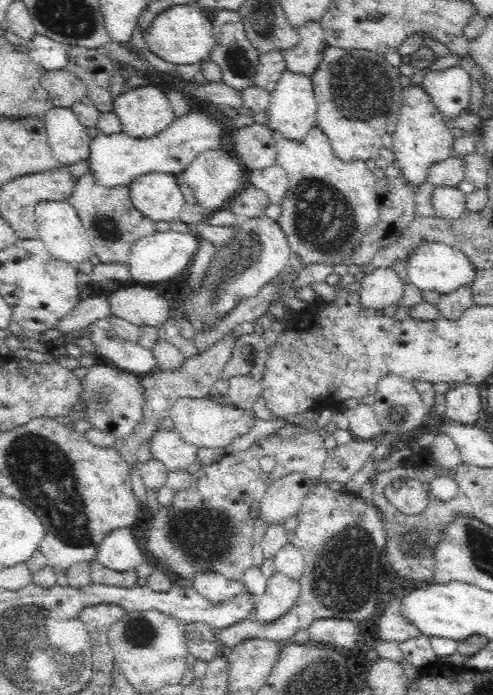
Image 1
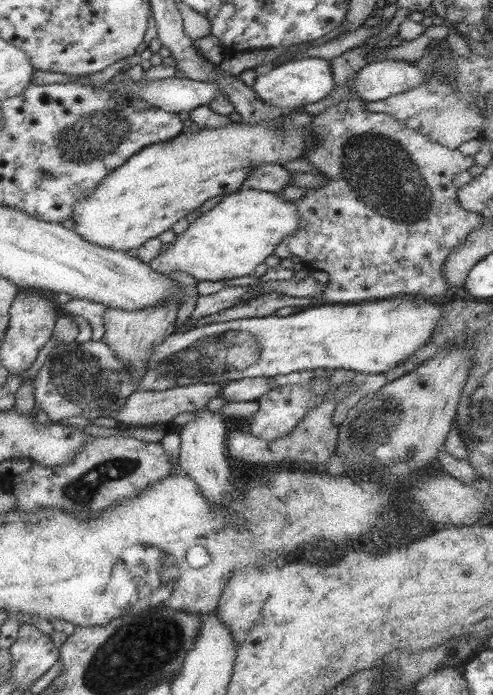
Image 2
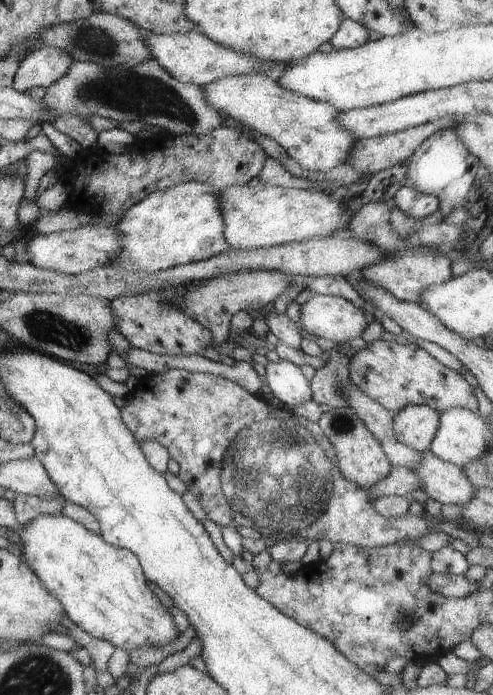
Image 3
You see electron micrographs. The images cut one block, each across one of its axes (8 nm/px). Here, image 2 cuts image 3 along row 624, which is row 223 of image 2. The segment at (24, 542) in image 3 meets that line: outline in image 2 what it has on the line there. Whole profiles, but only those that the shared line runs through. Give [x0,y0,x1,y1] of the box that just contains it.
[72,110,313,252]

